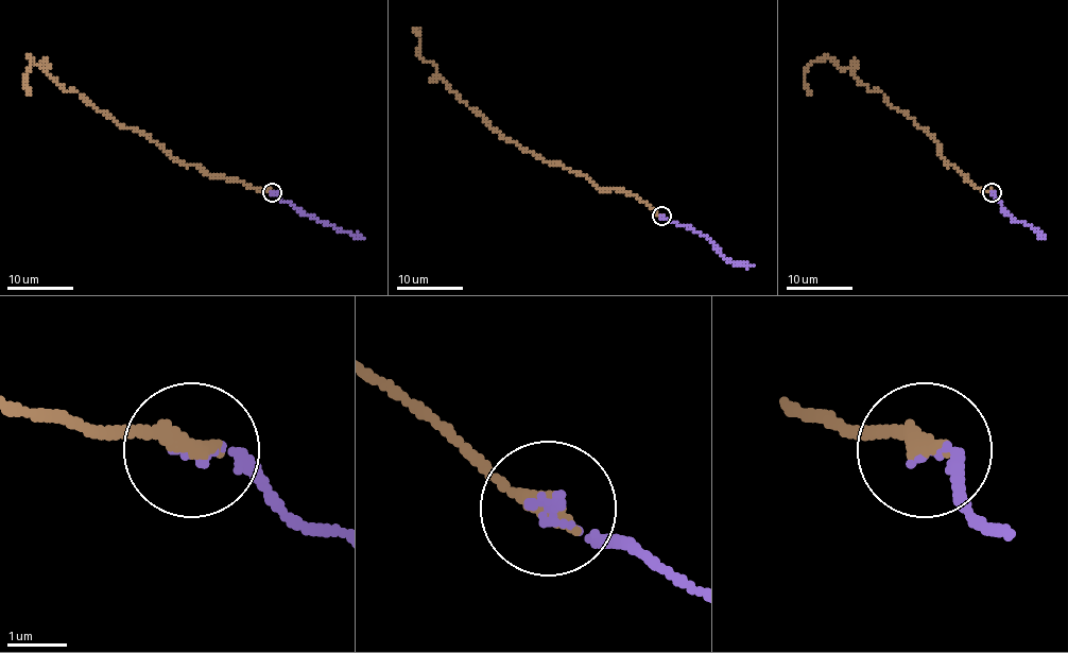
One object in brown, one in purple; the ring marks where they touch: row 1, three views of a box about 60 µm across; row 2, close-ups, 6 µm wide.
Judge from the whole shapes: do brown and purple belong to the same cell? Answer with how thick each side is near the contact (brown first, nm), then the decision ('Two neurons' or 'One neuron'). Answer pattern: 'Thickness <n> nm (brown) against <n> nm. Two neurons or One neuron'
Thickness 320 nm (brown) against 130 nm. One neuron

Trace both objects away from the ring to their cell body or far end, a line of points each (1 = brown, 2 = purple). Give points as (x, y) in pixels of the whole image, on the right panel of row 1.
1: (992, 192), (979, 189), (945, 162), (932, 136), (830, 57), (809, 66), (804, 84), (812, 93)
2: (992, 192), (1006, 213), (1038, 233), (1041, 239)

